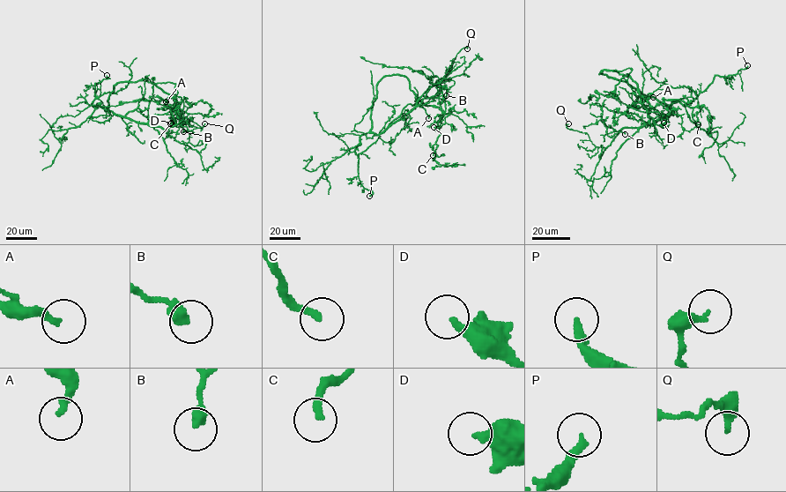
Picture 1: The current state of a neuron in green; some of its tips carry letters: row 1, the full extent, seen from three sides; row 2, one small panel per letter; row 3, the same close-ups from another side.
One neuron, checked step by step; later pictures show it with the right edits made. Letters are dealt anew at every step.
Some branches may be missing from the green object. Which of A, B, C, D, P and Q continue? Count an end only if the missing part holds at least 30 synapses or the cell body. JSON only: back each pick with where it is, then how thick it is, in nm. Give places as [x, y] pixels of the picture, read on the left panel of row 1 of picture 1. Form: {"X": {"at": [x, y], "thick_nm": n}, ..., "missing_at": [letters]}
{"C": {"at": [170, 123], "thick_nm": 240}, "P": {"at": [107, 75], "thick_nm": 300}, "missing_at": ["C", "P"]}

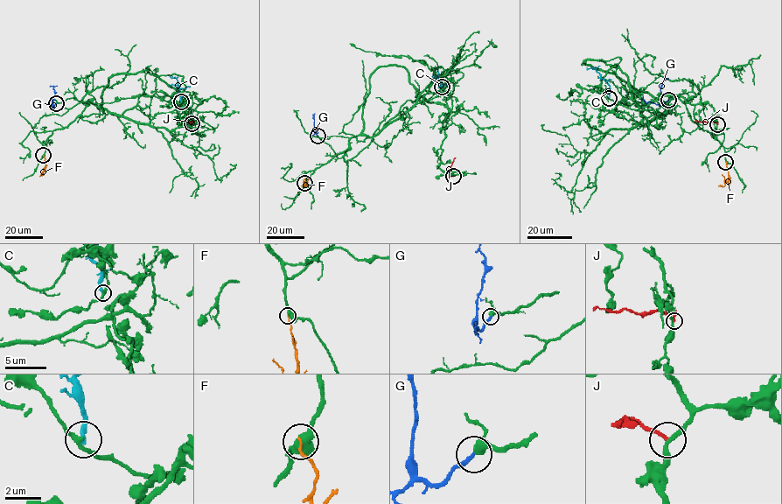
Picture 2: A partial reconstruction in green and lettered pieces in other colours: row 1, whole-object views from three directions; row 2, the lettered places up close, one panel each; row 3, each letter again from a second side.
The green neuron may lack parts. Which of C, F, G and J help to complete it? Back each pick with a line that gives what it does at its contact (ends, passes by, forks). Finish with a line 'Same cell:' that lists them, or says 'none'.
G: it ends there
Same cell: G

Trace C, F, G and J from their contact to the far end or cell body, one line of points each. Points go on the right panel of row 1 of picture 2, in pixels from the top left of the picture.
C: (609, 98), (609, 84), (594, 68), (587, 67)
F: (725, 162), (729, 179), (723, 186), (718, 185)
G: (668, 100), (664, 103), (660, 101), (661, 83), (668, 79)
J: (717, 124), (717, 122), (694, 122)

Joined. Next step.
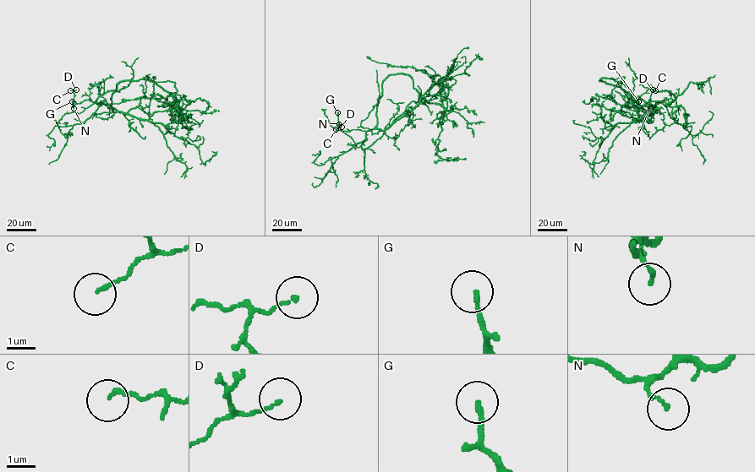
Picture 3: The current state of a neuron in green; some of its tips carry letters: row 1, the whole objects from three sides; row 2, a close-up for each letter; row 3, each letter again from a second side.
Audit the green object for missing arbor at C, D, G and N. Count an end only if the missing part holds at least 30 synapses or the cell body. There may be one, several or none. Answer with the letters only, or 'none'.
none

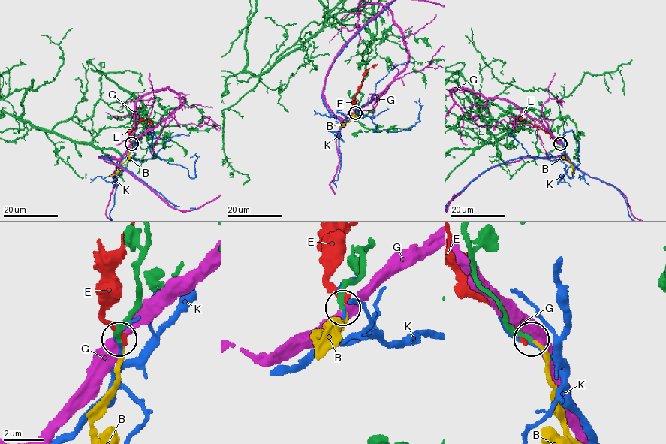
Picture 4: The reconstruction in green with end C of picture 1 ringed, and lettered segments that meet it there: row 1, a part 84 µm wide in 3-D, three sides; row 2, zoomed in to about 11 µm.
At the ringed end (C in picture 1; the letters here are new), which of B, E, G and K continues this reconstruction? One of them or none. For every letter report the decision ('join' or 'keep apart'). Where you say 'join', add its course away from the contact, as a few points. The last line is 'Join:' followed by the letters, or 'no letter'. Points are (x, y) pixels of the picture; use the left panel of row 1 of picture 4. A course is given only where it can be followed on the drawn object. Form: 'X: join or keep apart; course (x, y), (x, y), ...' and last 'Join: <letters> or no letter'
B: join; course (131, 144), (128, 158), (119, 171), (109, 176)
E: keep apart
G: keep apart
K: keep apart
Join: B

